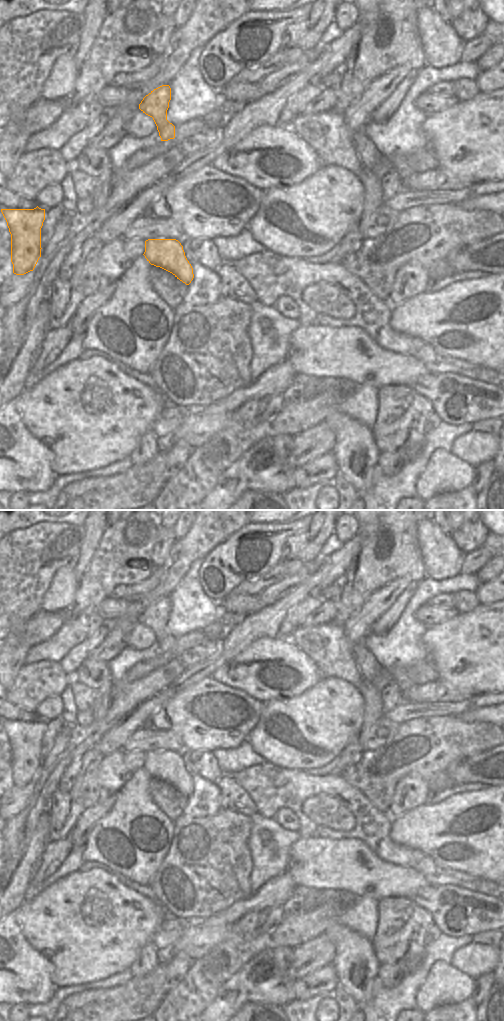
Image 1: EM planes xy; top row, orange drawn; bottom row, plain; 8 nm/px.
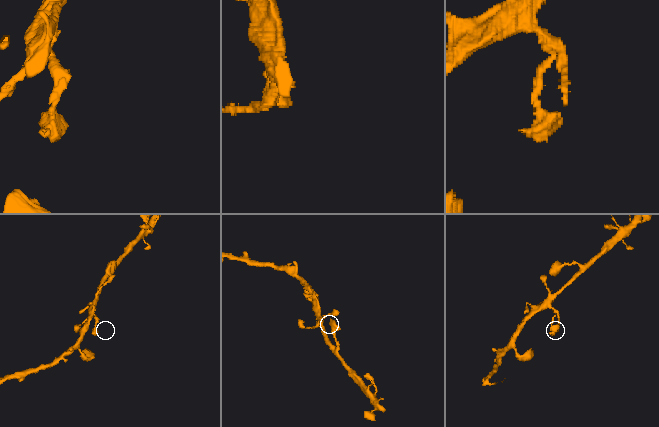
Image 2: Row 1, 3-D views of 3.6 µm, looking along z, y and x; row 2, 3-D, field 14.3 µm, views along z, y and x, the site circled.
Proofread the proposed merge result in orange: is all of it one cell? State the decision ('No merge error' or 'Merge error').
No merge error

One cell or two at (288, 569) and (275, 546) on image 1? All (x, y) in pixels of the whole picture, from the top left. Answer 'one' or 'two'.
two

